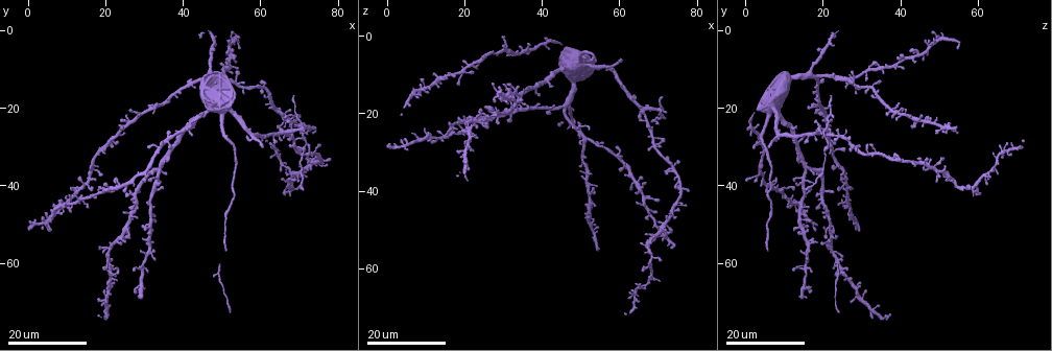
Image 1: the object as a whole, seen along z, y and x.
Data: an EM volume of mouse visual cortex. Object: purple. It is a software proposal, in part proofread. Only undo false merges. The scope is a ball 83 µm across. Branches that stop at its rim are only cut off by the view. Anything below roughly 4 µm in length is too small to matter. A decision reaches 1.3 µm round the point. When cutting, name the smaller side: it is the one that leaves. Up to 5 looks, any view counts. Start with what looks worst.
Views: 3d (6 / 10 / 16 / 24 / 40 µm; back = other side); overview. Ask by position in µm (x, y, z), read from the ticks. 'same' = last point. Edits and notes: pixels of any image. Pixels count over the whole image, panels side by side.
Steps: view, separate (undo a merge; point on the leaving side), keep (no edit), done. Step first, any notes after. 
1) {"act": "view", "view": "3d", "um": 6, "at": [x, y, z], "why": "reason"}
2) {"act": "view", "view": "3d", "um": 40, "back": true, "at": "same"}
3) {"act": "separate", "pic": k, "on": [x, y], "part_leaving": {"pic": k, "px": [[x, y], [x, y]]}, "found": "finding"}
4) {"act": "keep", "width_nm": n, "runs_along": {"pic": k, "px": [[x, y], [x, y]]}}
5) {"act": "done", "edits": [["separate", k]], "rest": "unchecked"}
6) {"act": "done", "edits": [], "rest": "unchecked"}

{"act": "view", "view": "3d", "um": 16, "at": [49.0, 64.0, 23.5], "why": "three arms meet"}

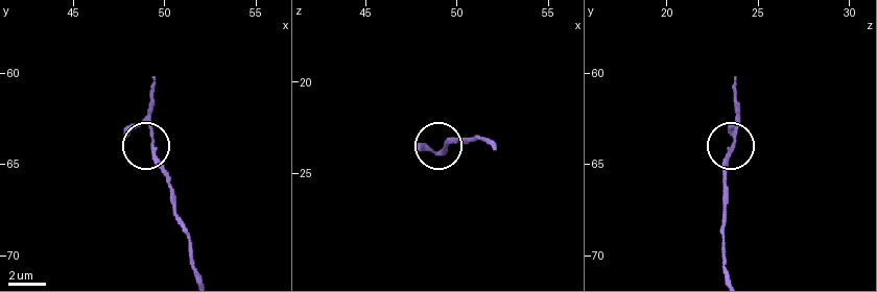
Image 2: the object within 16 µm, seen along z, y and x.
{"act": "view", "view": "3d", "um": 6, "at": [49.3, 63.5, 23.6], "why": "zoom in"}

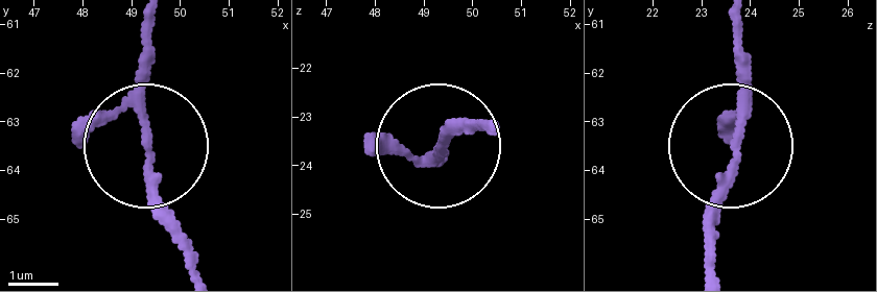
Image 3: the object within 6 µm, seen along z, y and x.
{"act": "keep", "arms": 3, "found": "continuous, no second neuron"}

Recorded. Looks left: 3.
{"act": "view", "view": "3d", "um": 16, "at": [30.5, 37.5, 4.0], "why": "four arms meet"}

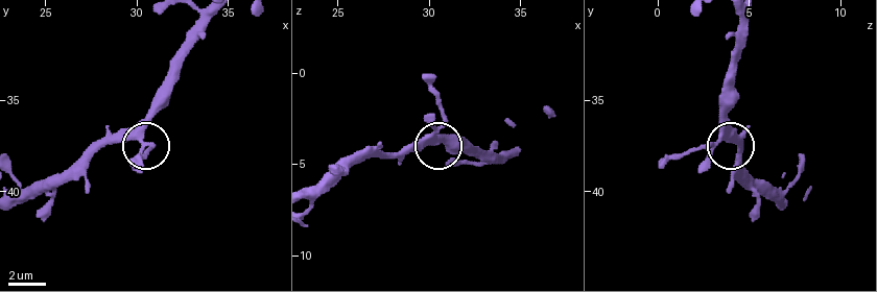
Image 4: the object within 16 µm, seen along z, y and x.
{"act": "view", "view": "3d", "um": 10, "at": [29.9, 37.0, 3.6]}

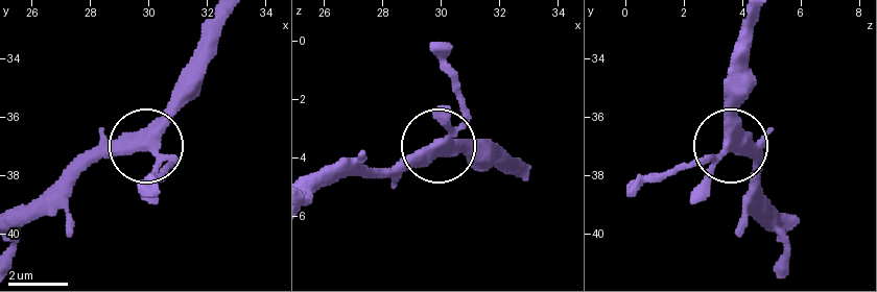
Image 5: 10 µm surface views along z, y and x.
{"act": "keep", "runs_along": {"pic": 5, "px": [[224, 22], [197, 90], [149, 146], [169, 169]]}, "found": "one neuron here"}

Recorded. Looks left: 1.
{"act": "done", "edits": [], "rest": "unchecked"}

